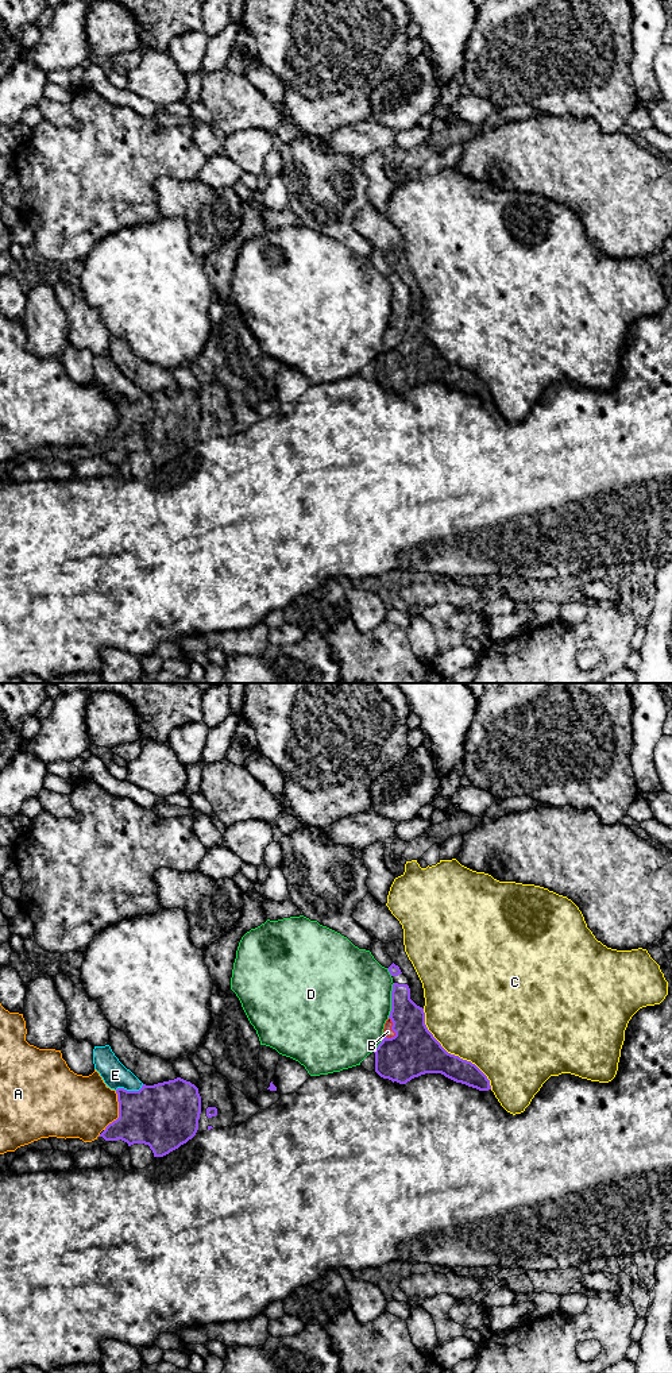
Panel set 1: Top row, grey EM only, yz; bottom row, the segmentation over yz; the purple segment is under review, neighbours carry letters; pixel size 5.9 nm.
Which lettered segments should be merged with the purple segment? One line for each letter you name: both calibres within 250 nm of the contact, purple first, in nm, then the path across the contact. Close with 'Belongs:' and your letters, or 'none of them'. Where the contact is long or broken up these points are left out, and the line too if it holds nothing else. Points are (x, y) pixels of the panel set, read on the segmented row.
Belongs: none of them

